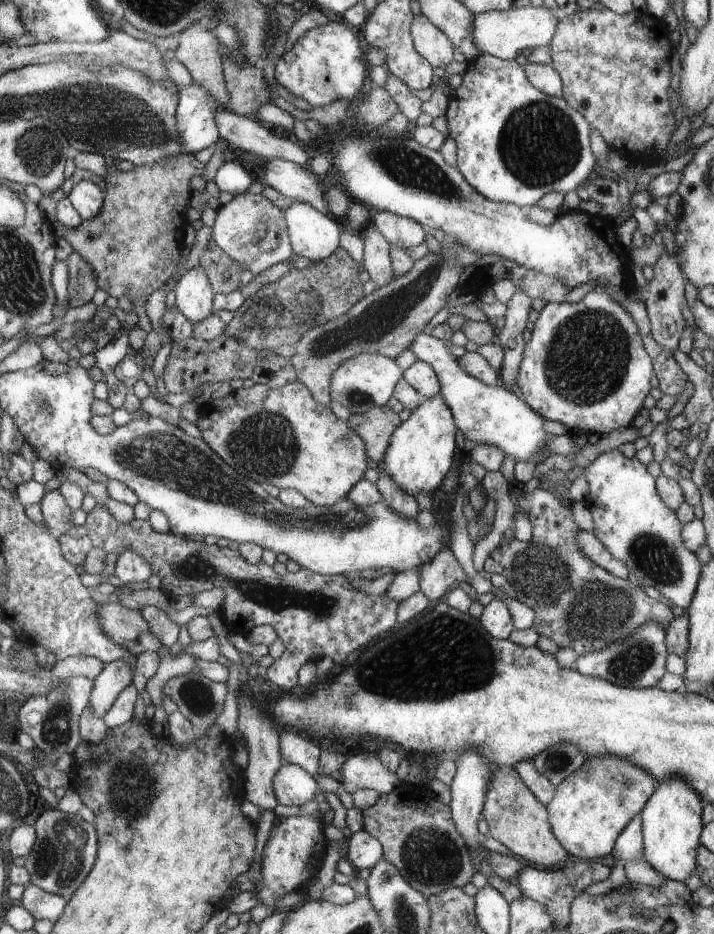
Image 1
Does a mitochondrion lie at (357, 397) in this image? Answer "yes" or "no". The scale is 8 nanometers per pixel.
yes

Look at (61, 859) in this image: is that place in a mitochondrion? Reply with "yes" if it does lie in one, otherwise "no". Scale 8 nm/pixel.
yes

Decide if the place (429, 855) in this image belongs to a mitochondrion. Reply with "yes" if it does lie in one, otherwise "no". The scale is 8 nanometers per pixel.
yes

